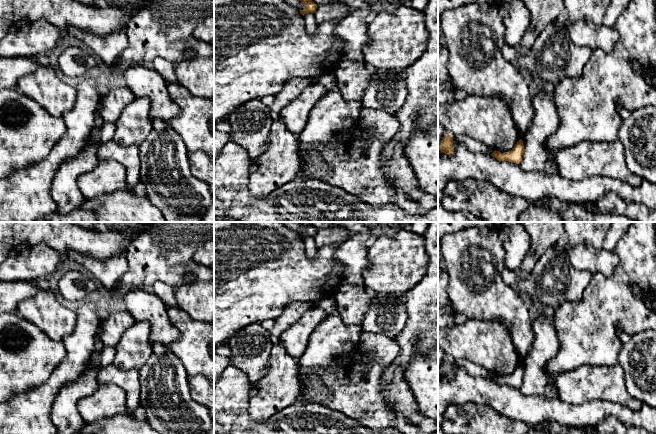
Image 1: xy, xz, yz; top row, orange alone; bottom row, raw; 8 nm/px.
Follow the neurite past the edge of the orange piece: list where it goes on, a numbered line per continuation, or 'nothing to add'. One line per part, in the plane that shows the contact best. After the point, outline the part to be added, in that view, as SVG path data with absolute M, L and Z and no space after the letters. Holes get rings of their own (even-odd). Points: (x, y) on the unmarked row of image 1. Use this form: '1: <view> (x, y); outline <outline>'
nothing to add

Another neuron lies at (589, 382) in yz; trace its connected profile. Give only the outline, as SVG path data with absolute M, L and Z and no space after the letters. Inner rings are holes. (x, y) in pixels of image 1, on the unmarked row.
M584 364L578 369L561 373L556 379L558 398L568 404L582 404L586 401L604 400L618 403L631 411L640 409L642 402L628 393L624 369L616 364L612 367Z

